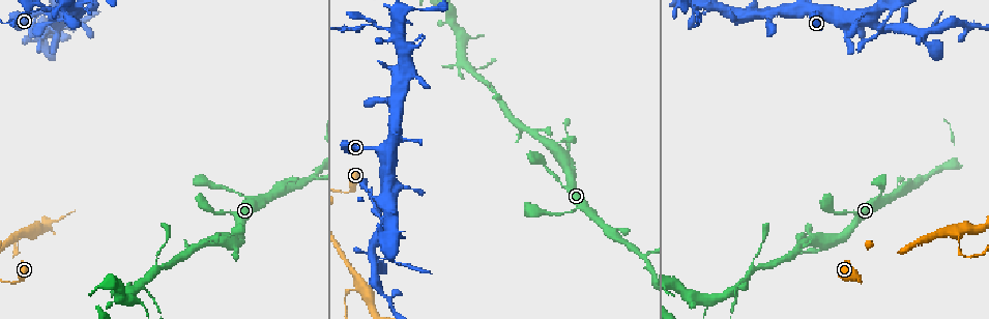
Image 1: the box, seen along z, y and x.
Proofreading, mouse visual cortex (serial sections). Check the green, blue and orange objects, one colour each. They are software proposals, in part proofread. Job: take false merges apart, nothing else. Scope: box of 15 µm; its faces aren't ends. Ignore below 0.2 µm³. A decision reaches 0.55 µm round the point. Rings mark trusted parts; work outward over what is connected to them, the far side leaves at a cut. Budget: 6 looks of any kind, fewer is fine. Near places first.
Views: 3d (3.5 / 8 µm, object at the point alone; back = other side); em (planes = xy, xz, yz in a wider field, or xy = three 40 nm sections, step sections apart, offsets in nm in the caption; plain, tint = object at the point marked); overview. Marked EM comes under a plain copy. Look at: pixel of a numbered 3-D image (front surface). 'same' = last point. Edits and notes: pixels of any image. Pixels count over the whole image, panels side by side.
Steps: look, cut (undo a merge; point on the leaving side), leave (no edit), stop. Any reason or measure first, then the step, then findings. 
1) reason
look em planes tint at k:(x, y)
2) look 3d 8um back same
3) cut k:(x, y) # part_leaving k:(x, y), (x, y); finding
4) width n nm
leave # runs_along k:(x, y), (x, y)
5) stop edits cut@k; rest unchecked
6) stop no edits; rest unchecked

sharp bend
look 3d 8um at 1:(14, 283)

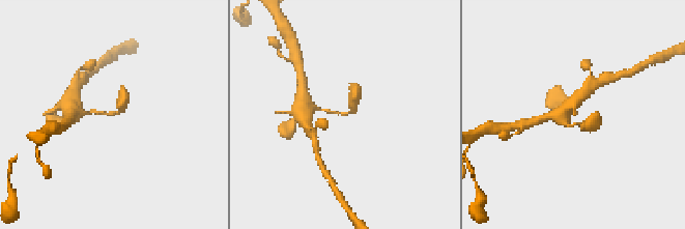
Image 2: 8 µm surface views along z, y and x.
closer look
look 3d 3.5um at 2:(114, 114)

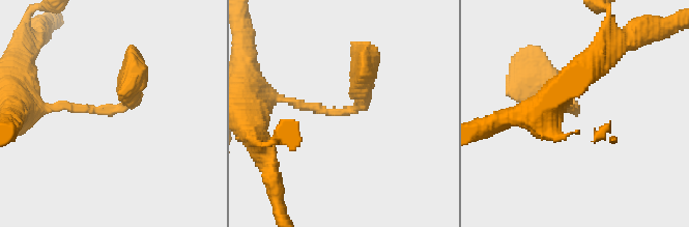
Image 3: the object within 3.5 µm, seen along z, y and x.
need the tissue
look em xy step 3 tint at 3:(111, 108)

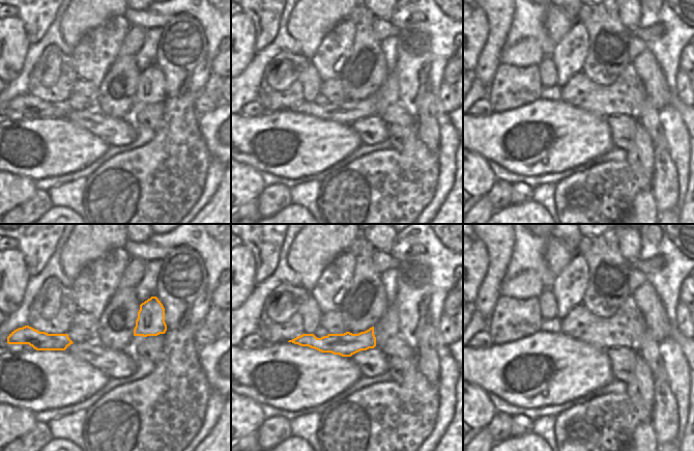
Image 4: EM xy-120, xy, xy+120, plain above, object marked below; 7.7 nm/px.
leave # runs_along 4:(373, 339), (353, 343), (296, 341); one cell here

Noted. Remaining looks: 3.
thin arm on a thick one
look 3d 3.5um at 1:(471, 70)

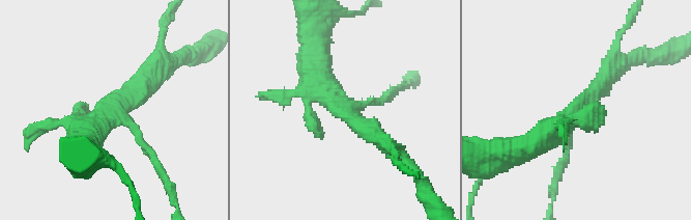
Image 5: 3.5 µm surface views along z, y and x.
need the tissue
look em xy step 2 tint at 5:(109, 108)

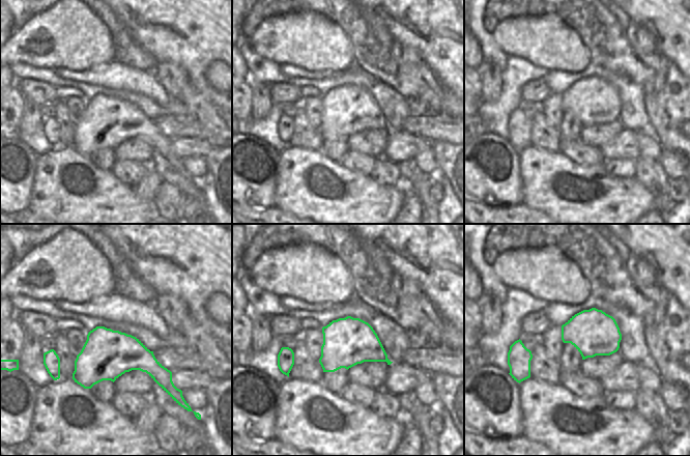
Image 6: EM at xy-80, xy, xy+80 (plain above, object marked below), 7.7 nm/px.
width 380 nm
leave # runs_along 5:(390, 146), (333, 101), (313, 61); all the same cell

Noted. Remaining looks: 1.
stop no edits; rest unchecked

